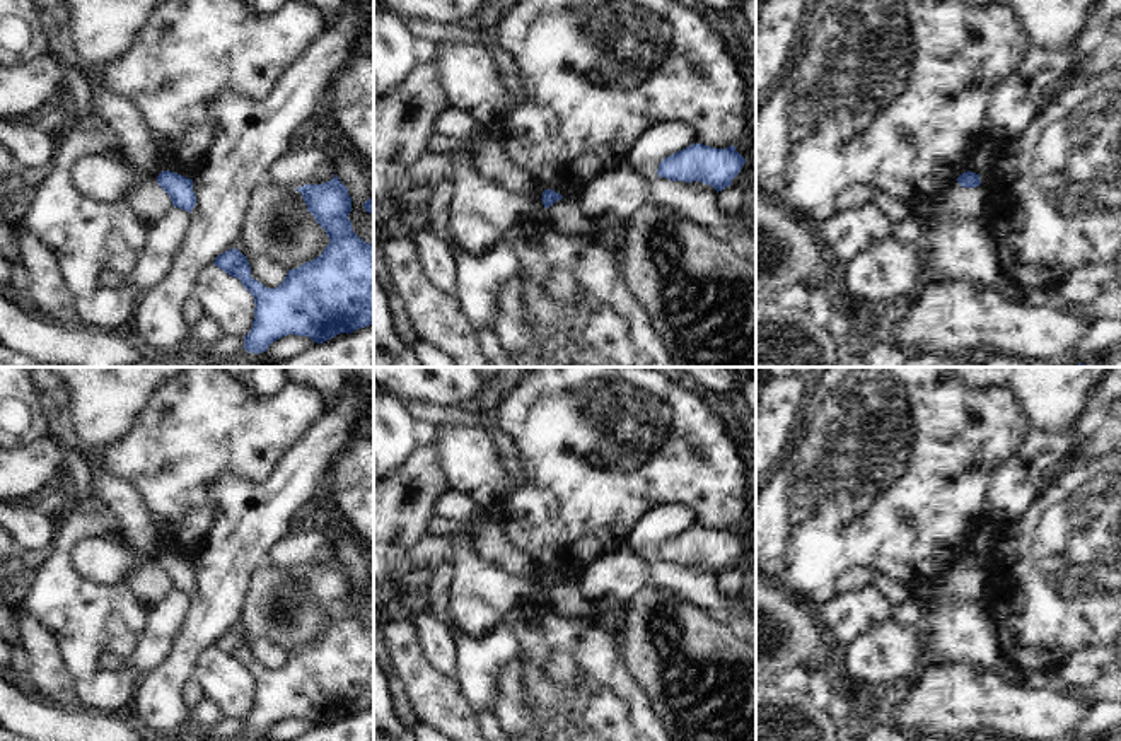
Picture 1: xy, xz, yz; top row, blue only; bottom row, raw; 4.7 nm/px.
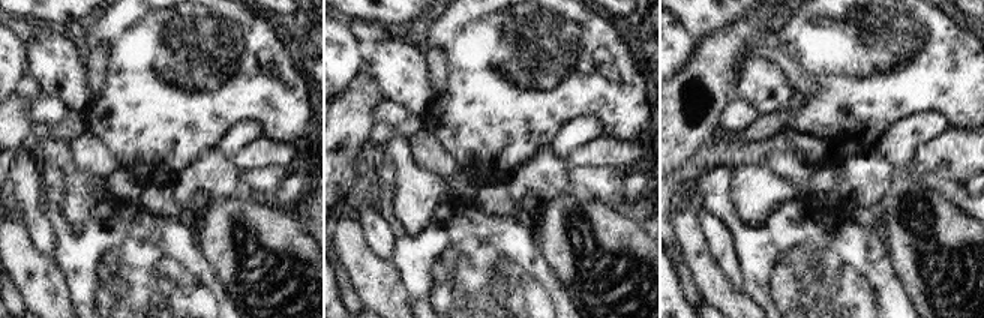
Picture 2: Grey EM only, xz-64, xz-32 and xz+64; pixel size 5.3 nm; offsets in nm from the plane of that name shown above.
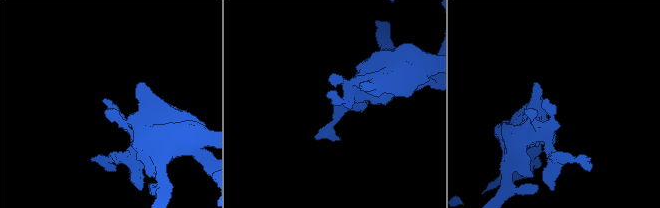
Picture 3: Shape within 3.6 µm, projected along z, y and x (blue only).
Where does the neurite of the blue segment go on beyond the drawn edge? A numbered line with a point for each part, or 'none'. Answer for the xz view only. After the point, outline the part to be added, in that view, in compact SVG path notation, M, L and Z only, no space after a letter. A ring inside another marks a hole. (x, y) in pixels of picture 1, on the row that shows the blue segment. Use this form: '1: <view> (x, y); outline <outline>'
none

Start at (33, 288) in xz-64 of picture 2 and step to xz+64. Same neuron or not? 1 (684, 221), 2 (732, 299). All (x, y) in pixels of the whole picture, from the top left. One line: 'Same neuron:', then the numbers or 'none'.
Same neuron: 1, 2

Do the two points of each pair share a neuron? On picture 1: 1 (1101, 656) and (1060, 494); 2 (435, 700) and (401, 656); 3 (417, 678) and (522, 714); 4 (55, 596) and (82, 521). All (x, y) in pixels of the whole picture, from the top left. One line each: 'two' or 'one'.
1: two
2: one
3: two
4: one

